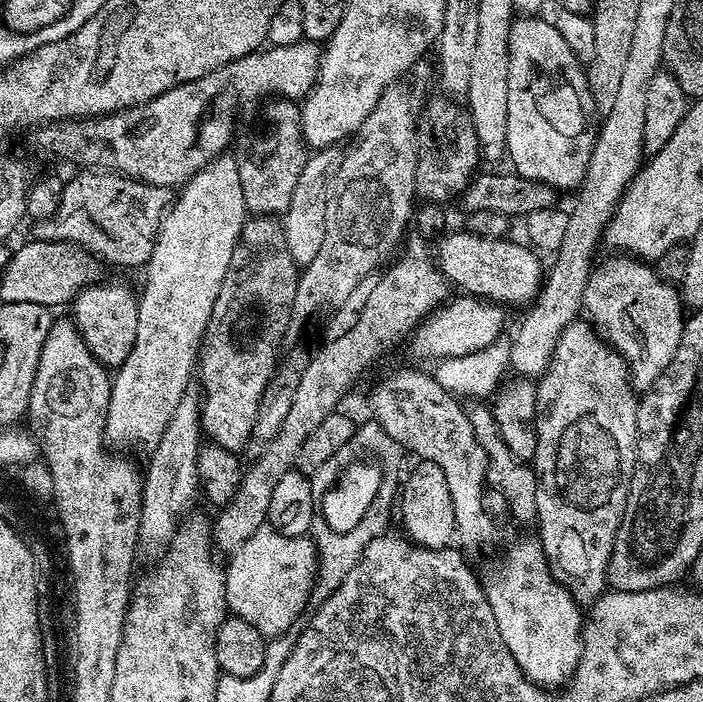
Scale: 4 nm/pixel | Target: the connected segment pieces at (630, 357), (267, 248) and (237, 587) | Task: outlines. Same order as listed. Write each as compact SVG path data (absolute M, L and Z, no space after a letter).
M631 254L609 256L612 257L605 264L593 267L592 277L586 282L583 311L628 363L631 379L641 390L647 390L666 366L670 366L678 350L686 323L686 308L681 293L677 289L675 292L651 263Z
M253 215L245 219L222 290L218 290L198 356L198 380L204 383L200 426L211 443L224 447L228 452L243 453L252 437L254 418L258 418L258 404L262 402L262 394L281 359L280 343L290 332L297 279L298 265L290 254L290 246L286 246L283 223L275 216Z
M265 526L254 530L246 543L231 553L229 560L232 561L226 564L224 574L229 613L238 618L246 618L246 622L250 622L250 626L254 626L254 630L258 630L266 638L285 635L289 631L288 627L295 622L296 616L303 614L304 607L308 604L308 592L310 596L318 576L315 543L307 535L287 536L274 527Z

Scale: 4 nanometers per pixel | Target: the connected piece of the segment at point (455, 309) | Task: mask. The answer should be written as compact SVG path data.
M456 294L447 302L435 308L423 322L417 326L410 337L412 352L420 360L454 360L460 355L482 350L494 344L502 336L505 309L499 303L479 296Z

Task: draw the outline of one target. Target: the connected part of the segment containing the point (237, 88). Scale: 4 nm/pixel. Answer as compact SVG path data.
M302 39L290 46L268 46L230 62L225 68L214 70L194 82L174 86L158 94L158 98L147 100L135 108L110 112L99 119L61 120L37 127L34 132L36 148L44 156L69 160L72 164L80 164L76 166L84 170L118 172L122 176L129 176L131 180L151 184L157 189L172 190L172 187L175 189L187 184L211 160L216 160L229 151L228 143L231 142L232 131L236 128L236 115L240 112L240 104L256 104L259 100L267 101L269 98L300 102L305 96L309 96L320 73L321 55L321 45L314 40Z

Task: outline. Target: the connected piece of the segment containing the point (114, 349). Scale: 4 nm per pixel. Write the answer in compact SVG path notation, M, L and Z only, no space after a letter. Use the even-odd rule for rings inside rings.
M104 283L90 284L77 294L74 301L74 323L79 328L86 346L100 359L101 364L115 370L122 362L126 362L126 354L134 350L140 301L137 293L132 293L126 285Z

